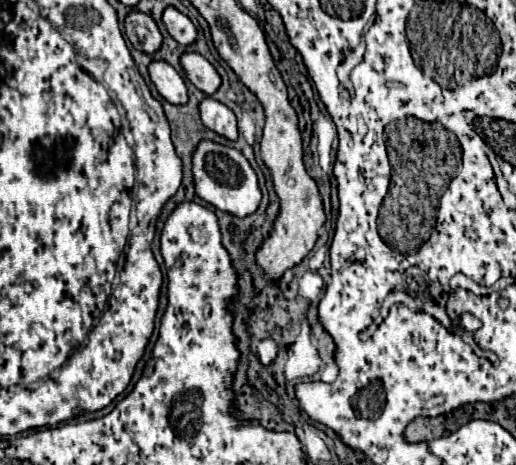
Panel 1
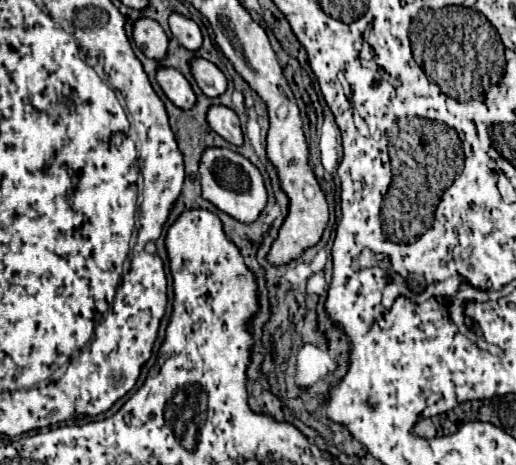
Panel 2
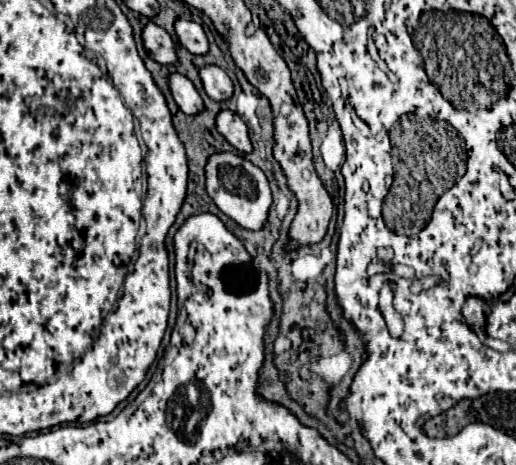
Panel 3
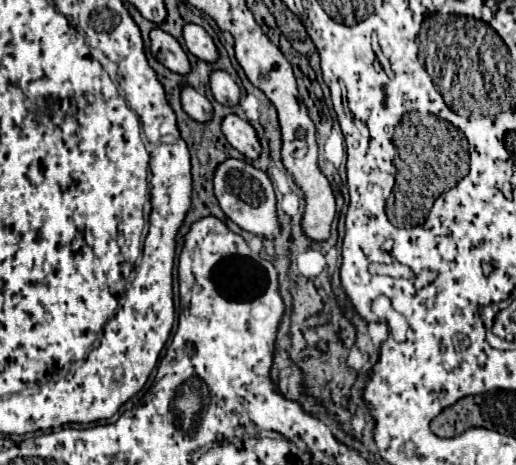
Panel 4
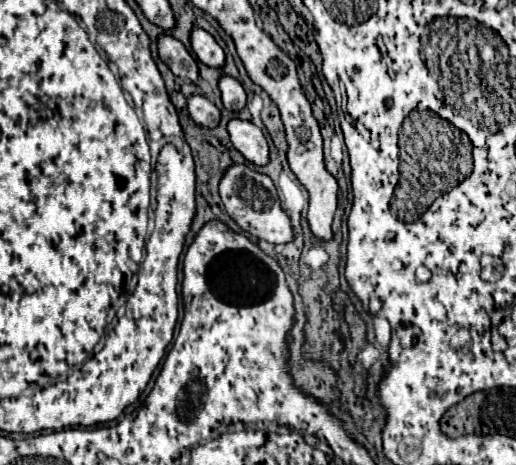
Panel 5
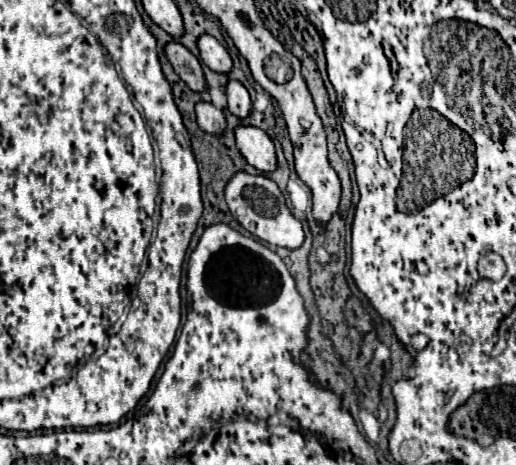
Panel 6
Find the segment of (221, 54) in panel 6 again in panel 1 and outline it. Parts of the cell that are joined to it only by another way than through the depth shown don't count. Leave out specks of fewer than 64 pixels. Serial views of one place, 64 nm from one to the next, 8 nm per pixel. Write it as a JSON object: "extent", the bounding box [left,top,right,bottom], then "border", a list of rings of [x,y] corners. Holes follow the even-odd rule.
{"extent":[164,6,198,46],"border":[[[168,6],[164,10],[164,26],[170,32],[170,36],[182,46],[190,46],[198,38],[198,30],[192,24],[192,20],[188,16],[184,16],[182,12],[178,12],[176,8],[172,8],[172,6]]]}

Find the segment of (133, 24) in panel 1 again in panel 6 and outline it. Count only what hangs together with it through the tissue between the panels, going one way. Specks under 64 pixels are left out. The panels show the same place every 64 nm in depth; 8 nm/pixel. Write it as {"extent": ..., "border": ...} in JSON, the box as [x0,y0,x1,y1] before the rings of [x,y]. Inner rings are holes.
{"extent":[166,42,206,92],"border":[[[170,42],[166,46],[166,54],[170,64],[174,66],[176,74],[186,82],[186,86],[194,92],[204,92],[206,90],[206,76],[202,72],[200,60],[188,52],[180,42]]]}

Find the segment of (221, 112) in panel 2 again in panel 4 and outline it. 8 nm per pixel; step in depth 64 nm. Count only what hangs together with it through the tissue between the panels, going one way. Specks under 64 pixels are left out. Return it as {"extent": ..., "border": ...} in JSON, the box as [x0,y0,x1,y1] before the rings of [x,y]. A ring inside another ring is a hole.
{"extent":[222,114,262,160],"border":[[[228,114],[222,122],[222,132],[226,134],[228,142],[242,152],[248,160],[258,160],[262,154],[260,138],[256,136],[254,126],[248,120],[238,118],[236,114]]]}

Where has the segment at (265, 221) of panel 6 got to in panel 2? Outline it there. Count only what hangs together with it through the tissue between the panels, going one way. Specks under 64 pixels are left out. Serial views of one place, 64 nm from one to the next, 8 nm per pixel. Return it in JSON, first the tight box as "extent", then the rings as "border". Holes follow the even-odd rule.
{"extent":[200,148,268,224],"border":[[[228,148],[204,150],[204,156],[200,160],[200,182],[202,182],[202,196],[210,200],[218,210],[226,212],[228,216],[236,218],[242,224],[256,222],[268,204],[268,192],[260,170],[250,160]]]}

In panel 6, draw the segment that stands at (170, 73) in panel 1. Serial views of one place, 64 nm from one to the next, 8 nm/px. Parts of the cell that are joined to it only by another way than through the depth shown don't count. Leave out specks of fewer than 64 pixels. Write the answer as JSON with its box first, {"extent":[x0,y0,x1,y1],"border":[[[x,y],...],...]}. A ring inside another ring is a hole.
{"extent":[196,102,226,136],"border":[[[200,102],[196,104],[196,118],[198,118],[198,126],[212,134],[212,136],[222,136],[226,132],[226,118],[224,112],[214,108],[208,102]]]}

